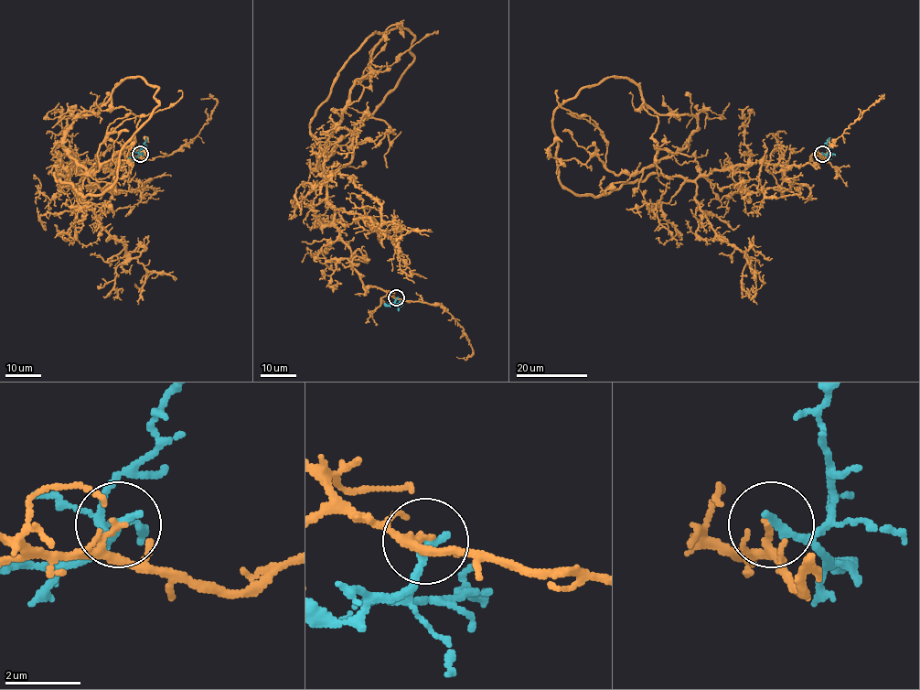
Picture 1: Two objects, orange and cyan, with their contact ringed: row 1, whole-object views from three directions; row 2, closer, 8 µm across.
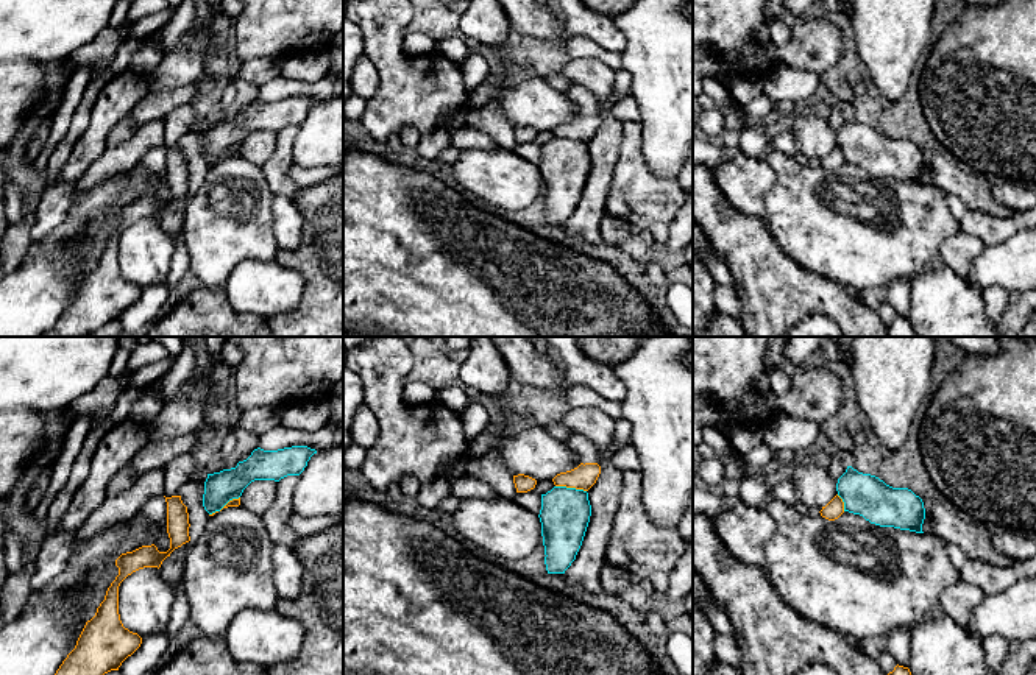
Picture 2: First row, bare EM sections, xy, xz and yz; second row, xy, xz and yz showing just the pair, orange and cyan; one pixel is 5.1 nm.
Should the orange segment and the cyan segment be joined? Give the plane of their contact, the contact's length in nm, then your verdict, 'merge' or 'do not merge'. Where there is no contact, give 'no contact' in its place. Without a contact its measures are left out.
meets orange in xz; contact 160 nm long; do not merge

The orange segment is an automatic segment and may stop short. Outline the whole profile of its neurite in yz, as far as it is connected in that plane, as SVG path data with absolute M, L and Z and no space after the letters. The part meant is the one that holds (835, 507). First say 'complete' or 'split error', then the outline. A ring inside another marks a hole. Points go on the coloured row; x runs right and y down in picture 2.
complete; M836 494L819 513L828 521L838 519L844 513L843 499Z

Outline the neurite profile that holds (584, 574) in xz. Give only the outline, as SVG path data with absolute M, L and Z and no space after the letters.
M610 457L599 458L598 465L601 474L587 491L591 505L590 522L576 560L563 574L566 586L582 594L601 591L601 571L605 566L605 550L623 485L623 472L612 465Z

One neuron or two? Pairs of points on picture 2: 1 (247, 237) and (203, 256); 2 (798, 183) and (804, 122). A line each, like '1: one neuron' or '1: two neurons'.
1: one neuron
2: two neurons

